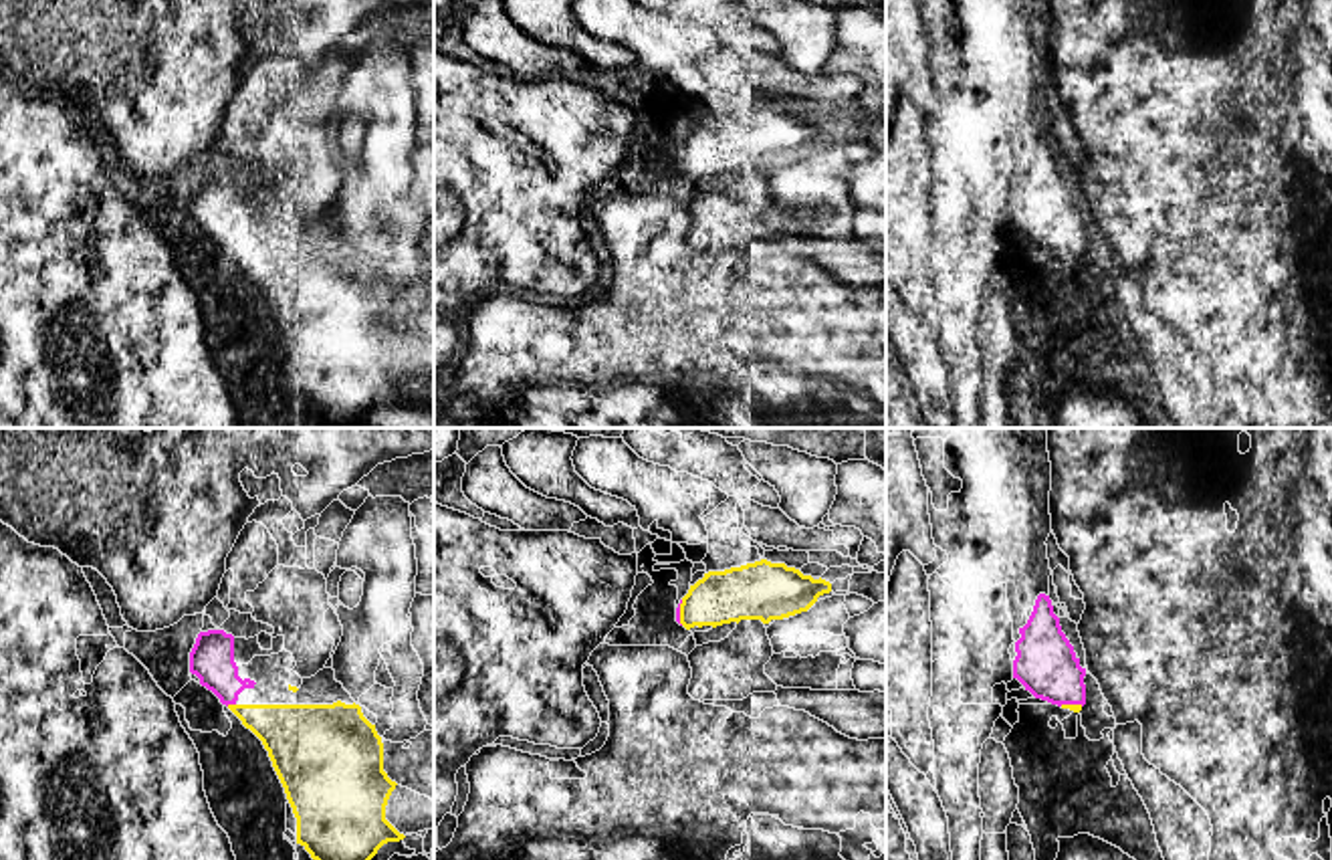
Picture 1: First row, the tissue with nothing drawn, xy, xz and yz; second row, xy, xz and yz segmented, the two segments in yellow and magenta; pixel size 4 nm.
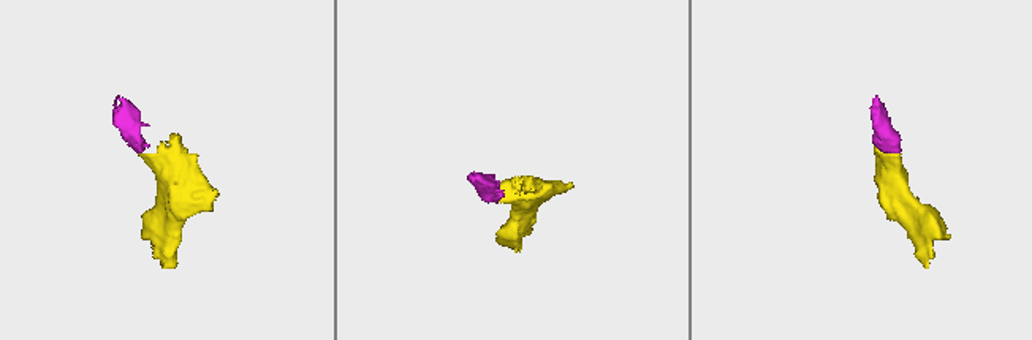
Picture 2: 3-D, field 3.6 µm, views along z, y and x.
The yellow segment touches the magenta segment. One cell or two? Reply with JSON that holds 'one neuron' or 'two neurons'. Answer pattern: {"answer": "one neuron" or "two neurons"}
{"answer": "one neuron"}

